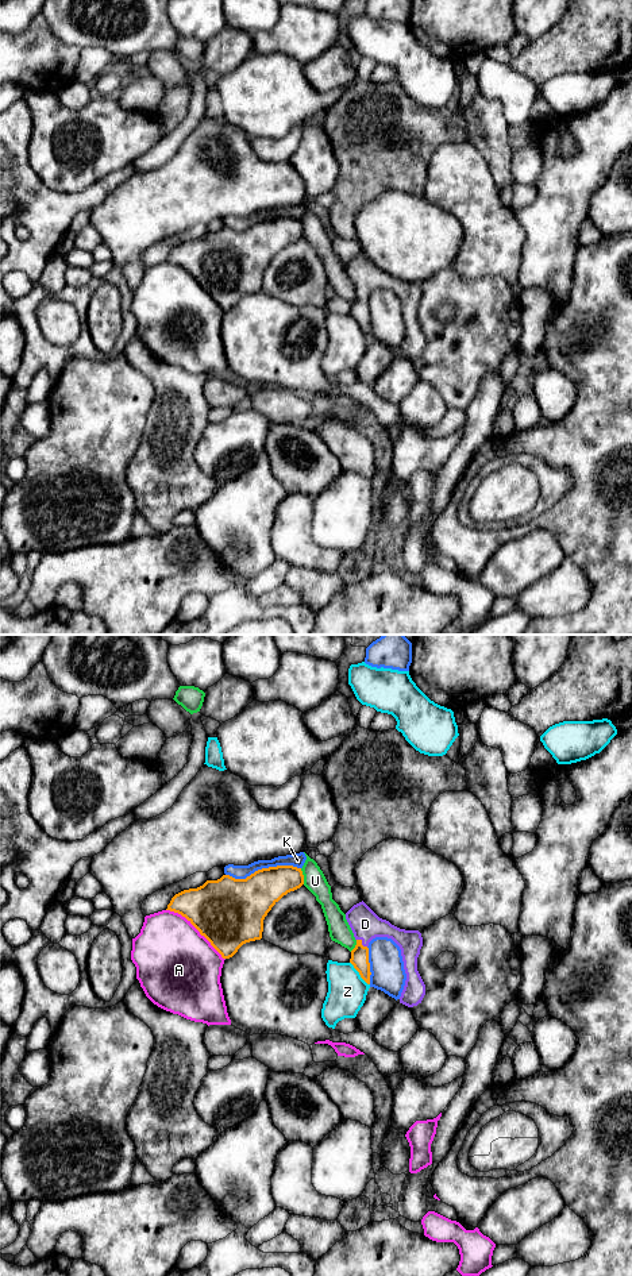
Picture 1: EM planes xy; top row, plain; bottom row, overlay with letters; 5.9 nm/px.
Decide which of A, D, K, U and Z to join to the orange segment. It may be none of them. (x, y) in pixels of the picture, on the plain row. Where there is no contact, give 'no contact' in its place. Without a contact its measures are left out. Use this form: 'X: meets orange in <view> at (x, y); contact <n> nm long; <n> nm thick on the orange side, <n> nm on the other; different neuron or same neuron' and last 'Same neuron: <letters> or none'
A: meets orange in xy at (196, 280); contact 460 nm long; 400 nm thick on the orange side, 460 nm on the other; different neuron
D: meets orange in xy at (361, 295); contact 80 nm long; 110 nm thick on the orange side, 180 nm on the other; same neuron
K: meets orange in xy at (262, 220); contact 460 nm long; 300 nm thick on the orange side, 80 nm on the other; different neuron
U: meets orange in xy at (303, 228); contact 100 nm long; 220 nm thick on the orange side, 130 nm on the other; different neuron
Z: meets orange in xy at (359, 326); contact 180 nm long; 110 nm thick on the orange side, 220 nm on the other; different neuron
Same neuron: D

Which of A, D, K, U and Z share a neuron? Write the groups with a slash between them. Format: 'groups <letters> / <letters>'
groups A / D / K / U / Z

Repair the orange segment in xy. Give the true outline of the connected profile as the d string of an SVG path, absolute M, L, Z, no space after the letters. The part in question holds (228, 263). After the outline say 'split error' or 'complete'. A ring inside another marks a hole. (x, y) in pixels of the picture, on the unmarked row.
M293 217L262 220L246 231L223 227L217 232L207 232L197 240L176 246L166 262L185 269L223 311L230 311L243 296L262 290L263 271L267 265L284 247L302 236L302 223Z; complete

